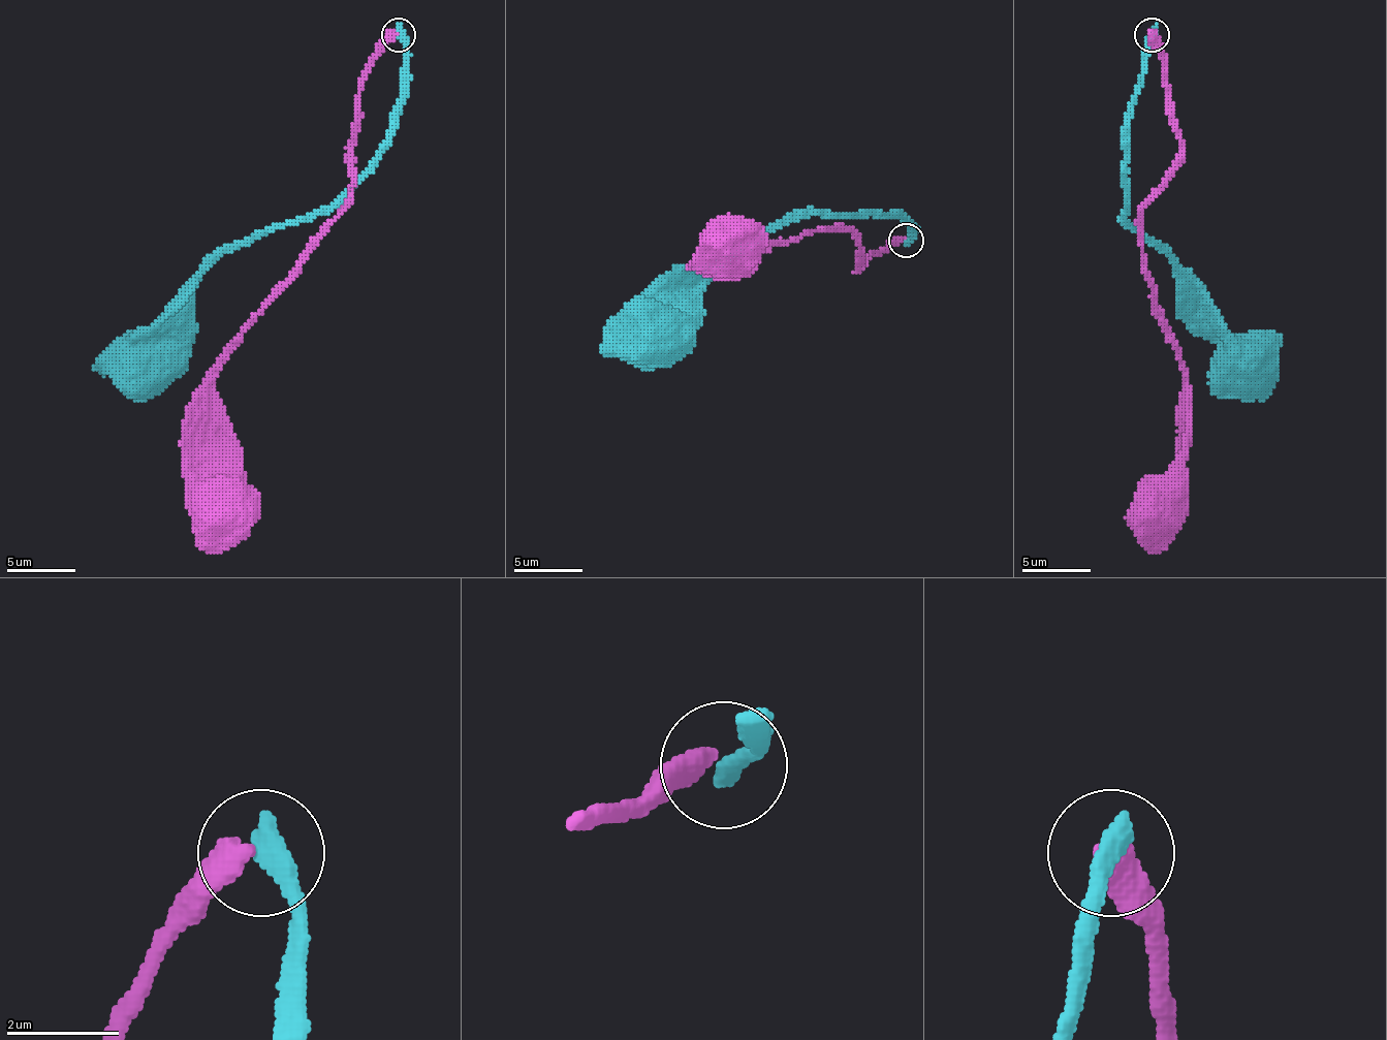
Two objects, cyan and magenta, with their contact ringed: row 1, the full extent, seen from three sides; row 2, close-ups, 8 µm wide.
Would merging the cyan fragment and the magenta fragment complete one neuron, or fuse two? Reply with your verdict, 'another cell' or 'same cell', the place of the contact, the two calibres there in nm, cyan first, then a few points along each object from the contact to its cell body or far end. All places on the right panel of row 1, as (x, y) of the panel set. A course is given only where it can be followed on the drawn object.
another cell | (1152, 35) | 480/440 nm | cyan via (1153, 34), (1129, 140), (1125, 207), (1132, 224), (1156, 245), (1204, 300), (1208, 320), (1232, 358), (1242, 358) | magenta via (1149, 34), (1180, 165), (1142, 214), (1145, 273), (1153, 310), (1187, 379), (1187, 448), (1149, 494), (1149, 511)

